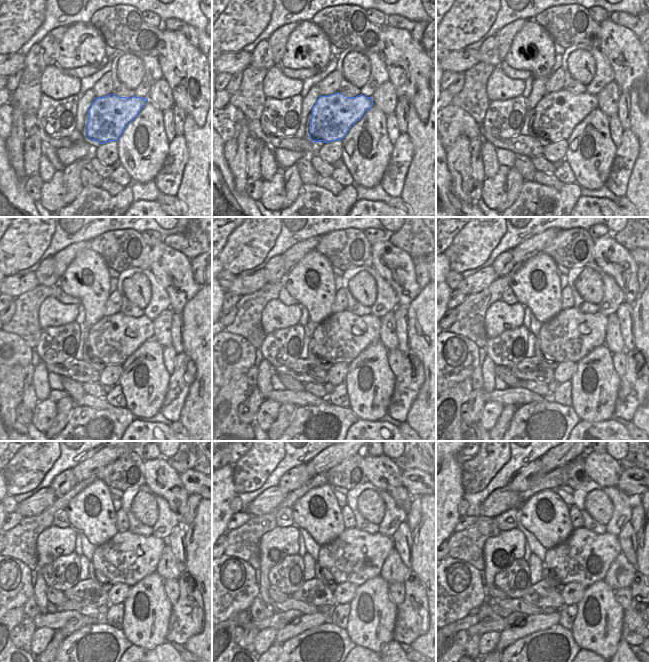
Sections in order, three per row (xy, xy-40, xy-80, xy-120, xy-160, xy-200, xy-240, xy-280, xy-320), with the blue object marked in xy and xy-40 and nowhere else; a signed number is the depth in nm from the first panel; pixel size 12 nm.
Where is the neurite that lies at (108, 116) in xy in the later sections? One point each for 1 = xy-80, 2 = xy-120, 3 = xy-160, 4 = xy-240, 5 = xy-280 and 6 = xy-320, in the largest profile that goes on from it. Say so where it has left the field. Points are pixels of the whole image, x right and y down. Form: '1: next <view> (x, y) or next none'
1: next xy-80 (557, 114)
2: next xy-120 (114, 338)
3: next xy-160 (342, 336)
4: next xy-240 (127, 558)
5: next xy-280 (355, 556)
6: next xy-320 (584, 557)

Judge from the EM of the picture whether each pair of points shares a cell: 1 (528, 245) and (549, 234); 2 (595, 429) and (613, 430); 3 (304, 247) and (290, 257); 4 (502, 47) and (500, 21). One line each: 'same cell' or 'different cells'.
1: same cell
2: same cell
3: same cell
4: different cells

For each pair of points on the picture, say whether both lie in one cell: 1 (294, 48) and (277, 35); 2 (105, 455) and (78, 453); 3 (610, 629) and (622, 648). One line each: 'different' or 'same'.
1: different
2: different
3: different

